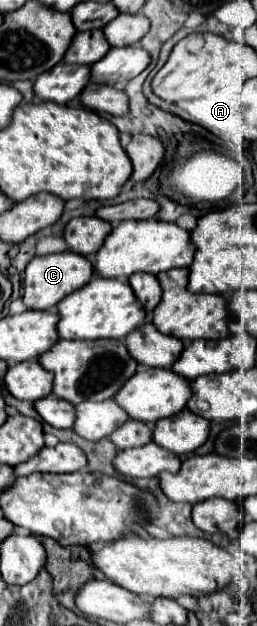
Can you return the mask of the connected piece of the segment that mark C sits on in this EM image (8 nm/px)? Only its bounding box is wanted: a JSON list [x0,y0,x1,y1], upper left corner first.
[24,251,94,309]

